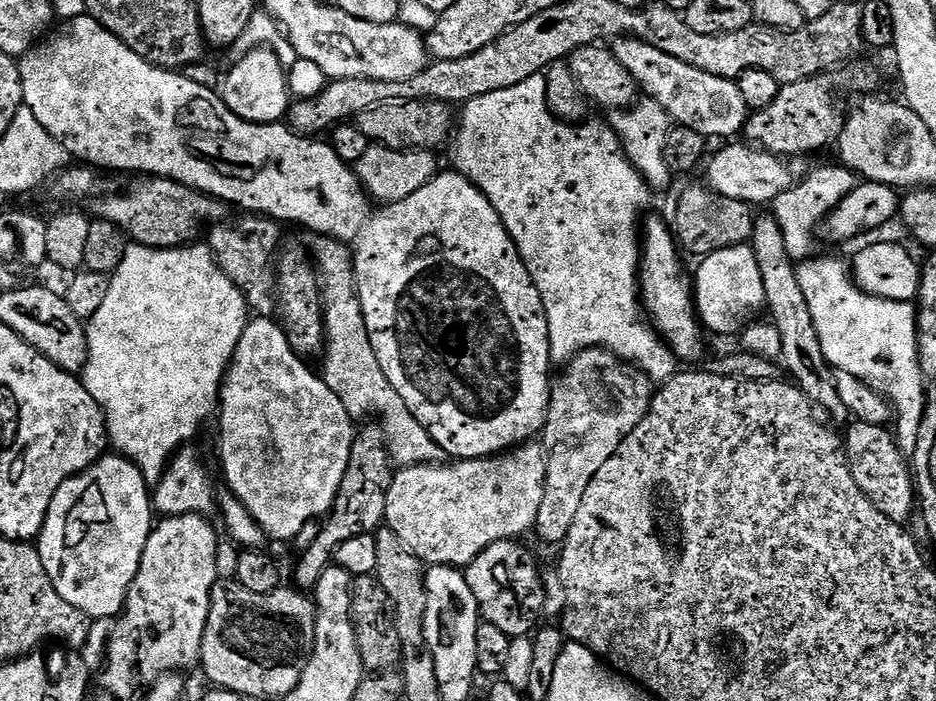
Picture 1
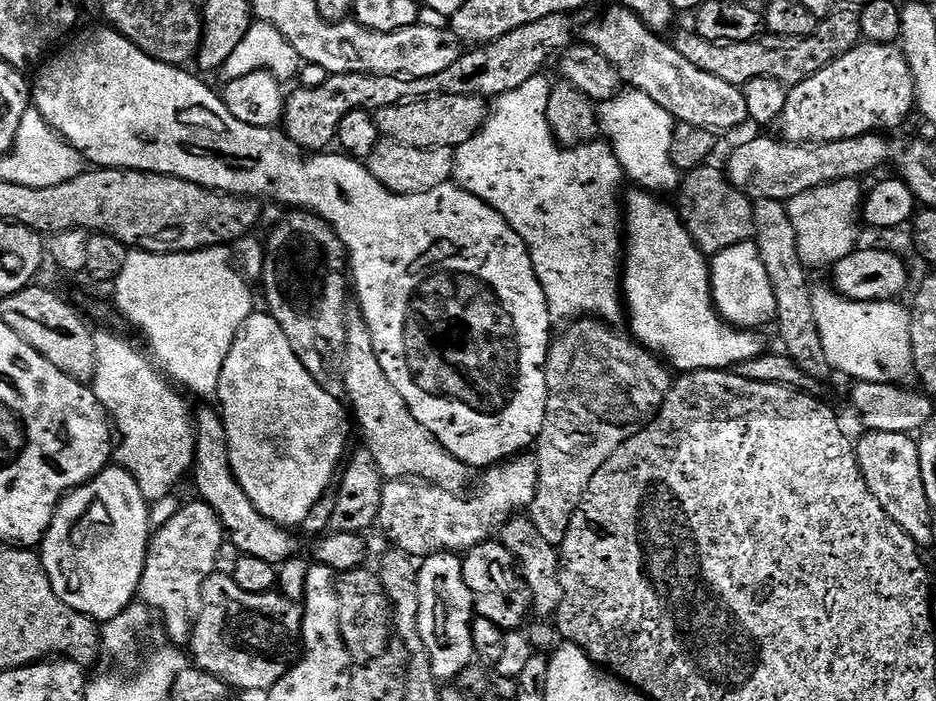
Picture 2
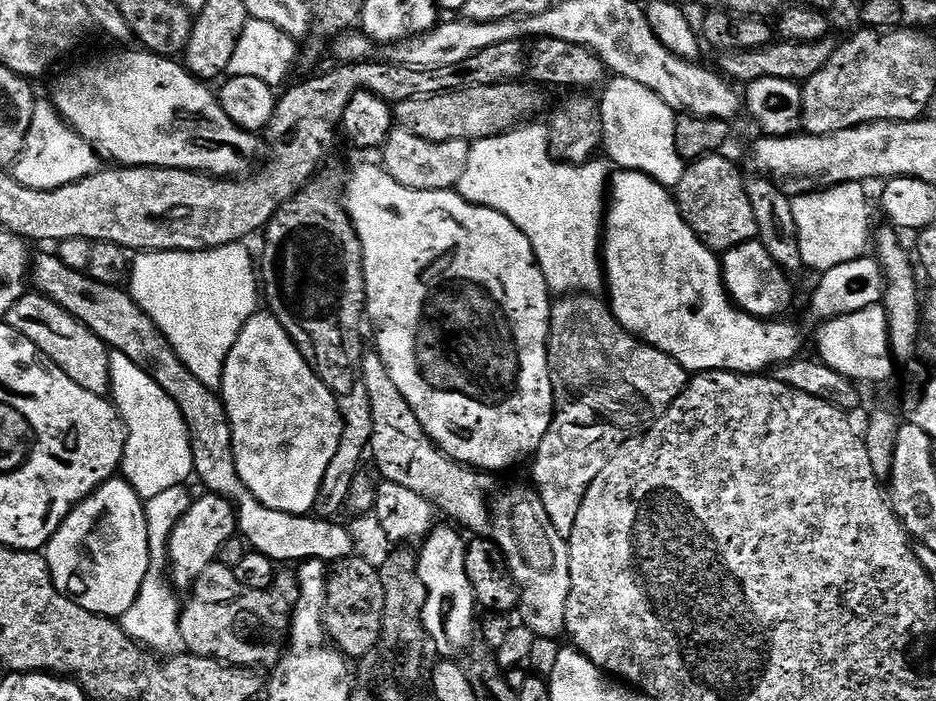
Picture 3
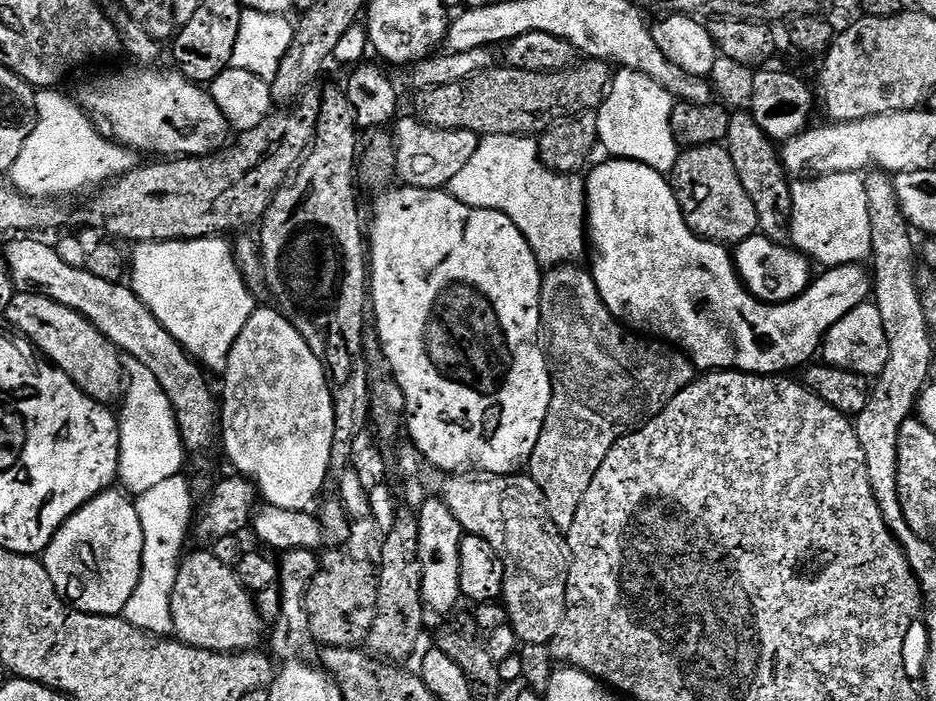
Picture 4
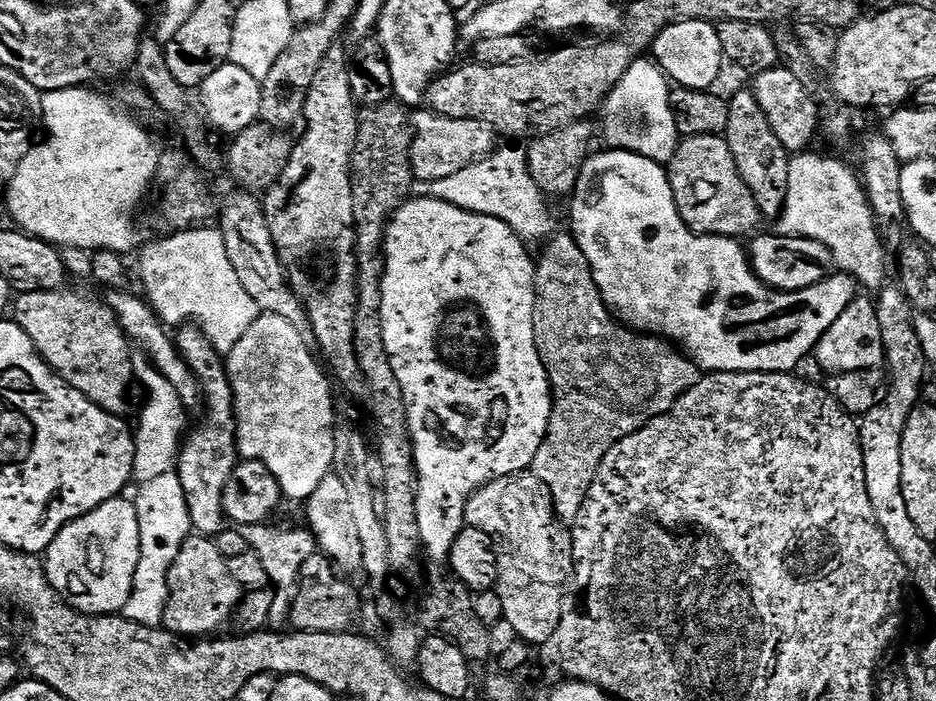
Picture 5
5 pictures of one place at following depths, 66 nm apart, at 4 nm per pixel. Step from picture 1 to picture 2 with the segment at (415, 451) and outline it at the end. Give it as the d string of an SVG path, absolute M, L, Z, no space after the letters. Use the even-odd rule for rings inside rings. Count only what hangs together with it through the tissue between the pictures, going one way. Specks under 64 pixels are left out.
M349 311L347 318L348 341L344 343L342 357L344 388L348 391L349 400L347 403L350 405L350 412L355 423L357 420L364 427L365 442L363 443L372 452L377 468L381 471L385 481L429 480L431 484L437 484L443 488L464 490L468 484L468 475L470 475L468 465L462 463L458 458L454 458L454 454L450 454L436 441L434 434L430 434L430 430L426 430L426 426L422 426L422 422L418 422L418 418L414 418L414 414L406 406L402 394L398 394L398 390L394 390L394 382L390 382L390 378L386 378L386 370L382 370L382 366L378 362L378 354L374 354L374 342L370 338L370 330L359 311Z

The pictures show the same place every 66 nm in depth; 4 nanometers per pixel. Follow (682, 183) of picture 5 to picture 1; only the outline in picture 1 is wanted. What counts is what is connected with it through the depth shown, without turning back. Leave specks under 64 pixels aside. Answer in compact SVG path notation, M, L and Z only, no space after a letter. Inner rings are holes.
M696 182L693 183L692 188L686 190L686 194L678 202L674 235L679 247L687 255L689 252L690 255L696 256L695 258L703 258L718 250L726 250L739 244L748 244L752 238L755 221L753 205L738 202L734 198L726 198L715 192L713 188Z

